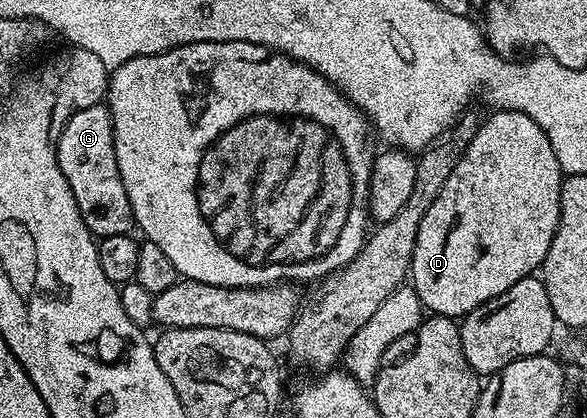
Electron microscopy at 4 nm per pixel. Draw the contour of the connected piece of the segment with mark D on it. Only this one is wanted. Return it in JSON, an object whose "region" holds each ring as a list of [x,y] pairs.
{"region":[[[494,110],[487,122],[483,121],[472,136],[468,148],[460,156],[456,168],[452,168],[452,176],[444,180],[444,188],[440,188],[440,196],[432,200],[432,208],[424,212],[424,220],[420,220],[420,228],[416,232],[416,248],[410,261],[409,281],[412,289],[417,292],[423,307],[431,315],[461,320],[468,312],[480,308],[488,300],[500,296],[500,292],[508,292],[512,284],[531,277],[541,267],[542,261],[548,256],[548,248],[552,248],[552,236],[556,236],[556,228],[560,224],[560,188],[563,172],[560,160],[556,160],[556,152],[552,152],[552,144],[548,144],[548,136],[532,116],[524,116],[524,112],[515,110]]]}

